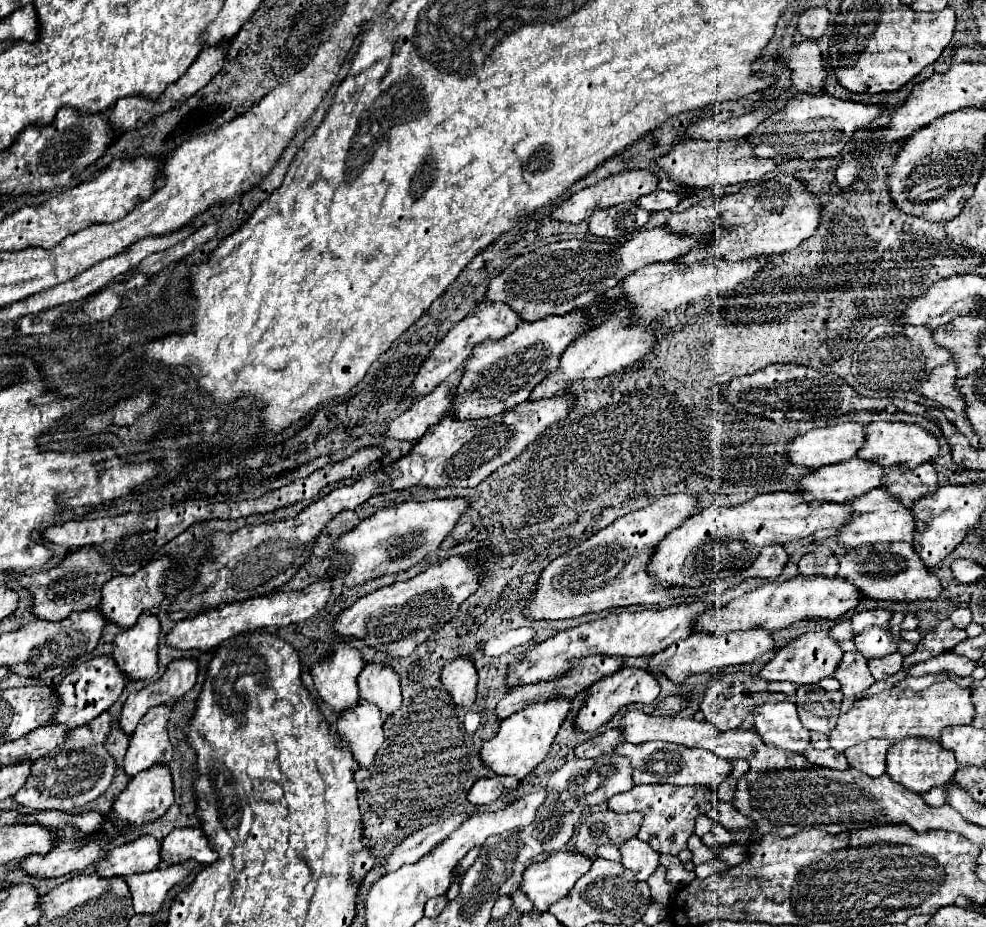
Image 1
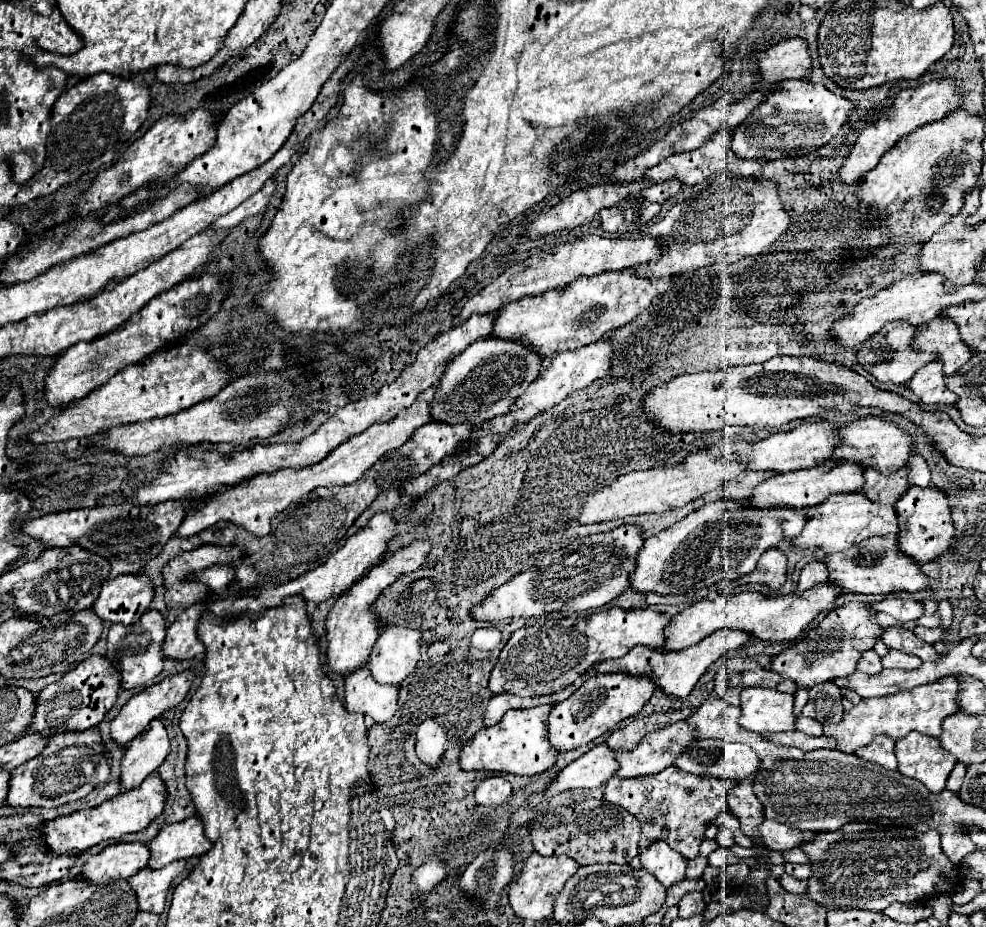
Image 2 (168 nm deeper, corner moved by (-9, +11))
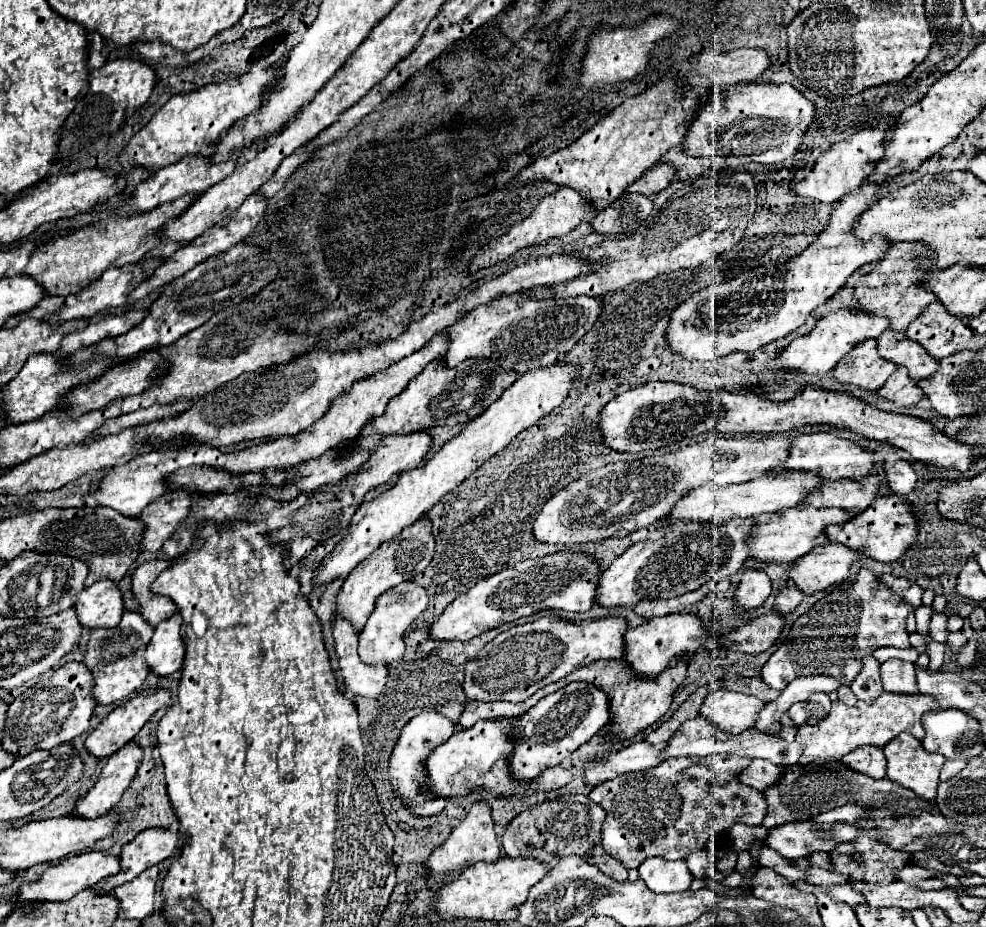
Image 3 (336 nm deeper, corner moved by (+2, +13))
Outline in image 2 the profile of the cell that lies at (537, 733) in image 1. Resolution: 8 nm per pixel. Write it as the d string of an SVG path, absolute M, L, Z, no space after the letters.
M540 705L532 709L510 709L494 727L478 731L470 743L464 745L460 753L462 769L484 769L484 771L504 771L514 775L536 775L550 769L556 761L556 751L548 741L546 719L552 705Z

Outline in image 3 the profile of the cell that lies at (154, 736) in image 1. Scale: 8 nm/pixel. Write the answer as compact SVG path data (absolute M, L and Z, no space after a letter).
M133 741L127 743L123 749L119 749L117 753L113 753L107 759L93 789L85 797L77 799L69 815L81 819L97 819L105 815L111 807L115 807L115 803L121 799L123 791L135 777L141 755L143 755L141 747L137 747Z

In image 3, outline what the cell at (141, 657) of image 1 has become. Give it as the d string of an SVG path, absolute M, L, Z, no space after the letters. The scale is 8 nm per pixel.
M131 611L123 613L123 619L117 627L91 631L87 651L83 655L83 663L89 667L89 671L95 677L93 699L99 705L111 705L115 701L123 701L143 685L145 677L149 675L147 663L143 661L143 649L147 647L151 635L153 635L153 627L147 625L139 613L131 613Z

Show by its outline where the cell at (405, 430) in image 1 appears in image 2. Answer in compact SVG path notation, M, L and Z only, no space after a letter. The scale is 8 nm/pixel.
M436 387L426 389L422 395L418 395L418 399L404 411L400 411L394 419L386 421L386 423L374 423L370 425L366 431L350 437L348 441L344 441L342 445L338 445L326 459L322 459L316 465L304 467L304 469L284 469L278 471L276 475L256 475L252 479L246 479L234 487L214 487L210 489L210 493L206 493L206 497L210 495L210 501L190 513L184 523L180 525L178 533L180 537L190 537L196 535L208 527L212 527L218 521L230 521L234 525L244 527L248 533L252 533L254 537L264 537L270 533L270 519L284 511L290 503L298 501L302 495L310 493L316 487L336 487L336 485L344 485L344 483L354 483L358 481L366 469L370 469L386 451L398 449L402 447L402 443L406 443L412 435L412 431L416 431L418 427L422 427L424 423L430 423L430 401L436 395Z

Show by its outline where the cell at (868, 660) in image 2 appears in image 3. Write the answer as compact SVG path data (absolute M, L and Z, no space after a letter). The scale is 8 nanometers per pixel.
M865 657L863 669L859 677L853 681L851 689L857 695L857 699L867 701L867 703L875 701L883 693L883 685L879 677L879 661L875 657Z

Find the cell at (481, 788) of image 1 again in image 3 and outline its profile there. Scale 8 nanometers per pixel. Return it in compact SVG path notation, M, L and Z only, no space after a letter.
M479 801L471 807L469 815L465 817L465 821L461 821L457 825L457 829L451 831L451 835L447 837L447 841L439 847L435 847L431 851L431 855L427 857L427 861L423 863L425 871L427 871L427 887L429 889L437 889L449 873L453 871L463 871L479 861L499 861L501 859L501 847L497 843L497 835L493 831L493 819L491 819L491 809L485 801Z

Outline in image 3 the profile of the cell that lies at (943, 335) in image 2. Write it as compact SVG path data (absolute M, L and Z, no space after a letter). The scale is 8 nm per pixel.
M889 329L877 337L877 351L879 357L885 357L885 361L907 367L915 381L933 375L939 367L939 361L931 359L919 343L909 341L903 333L893 333Z

